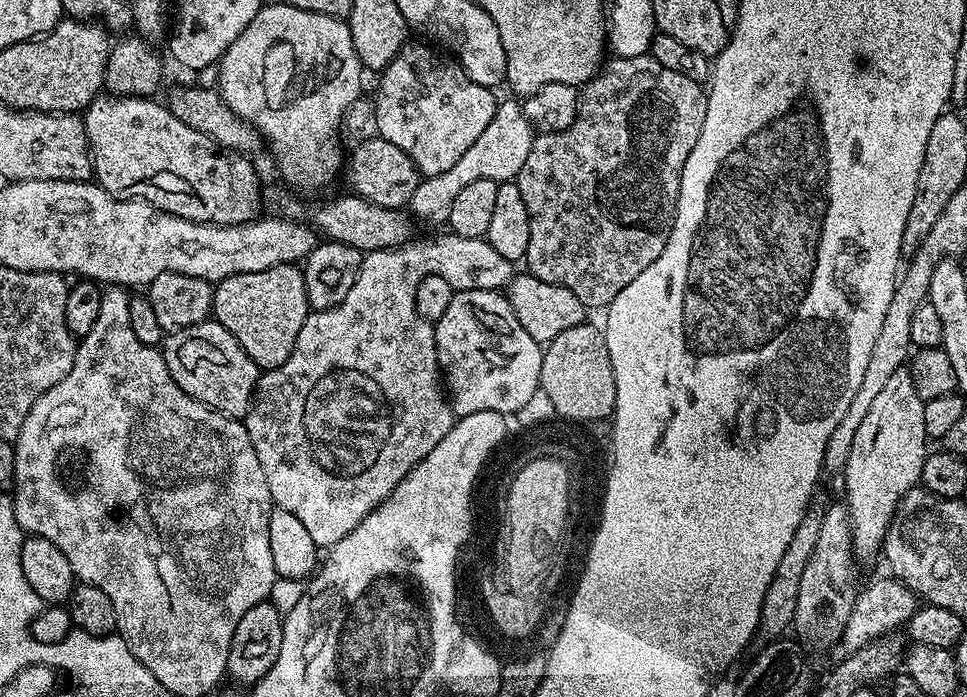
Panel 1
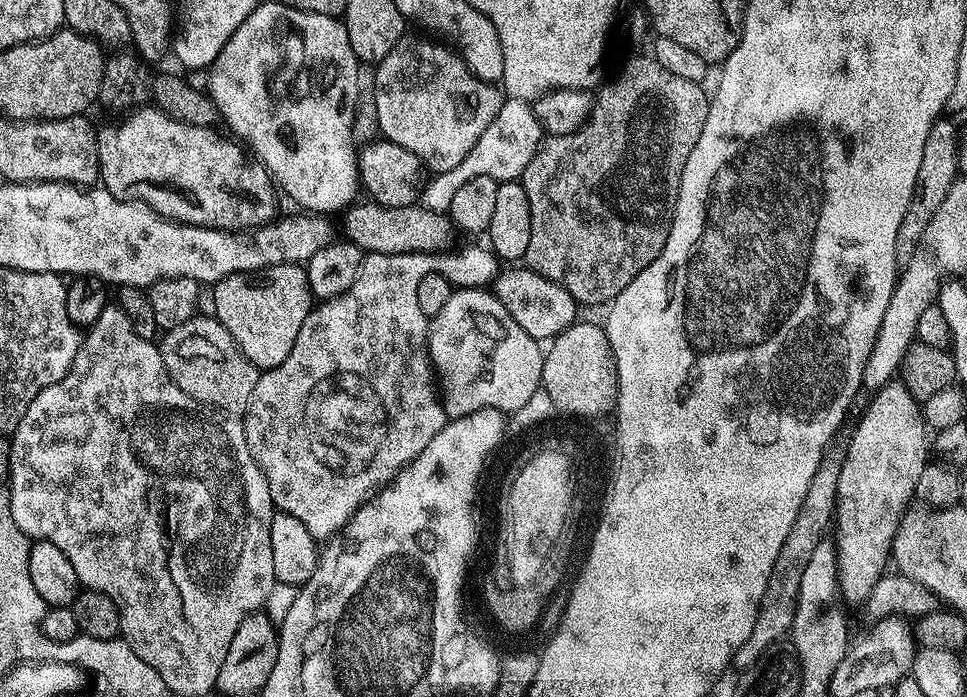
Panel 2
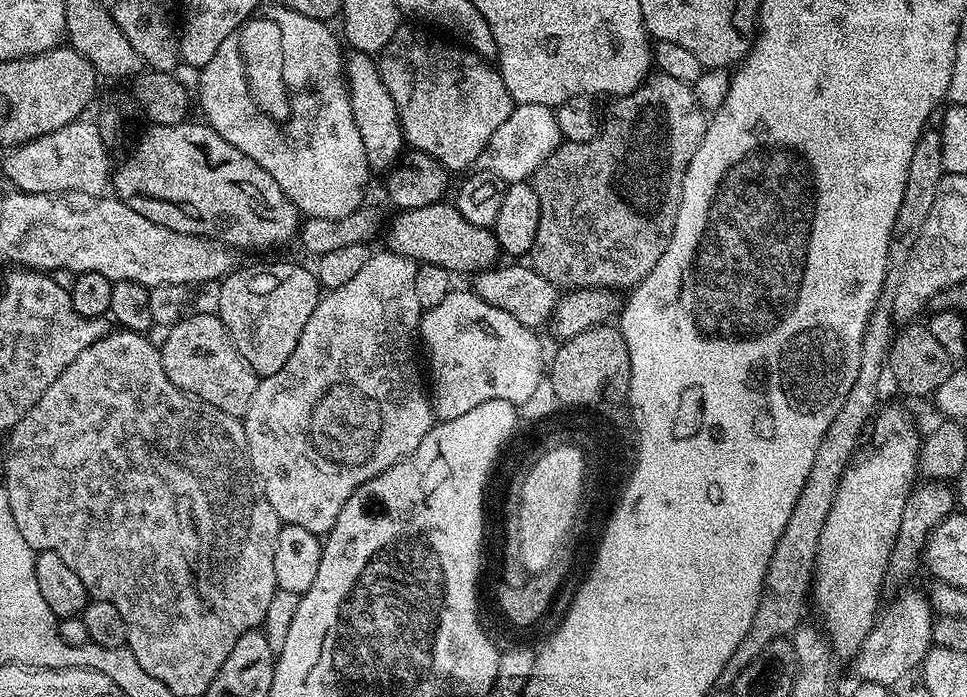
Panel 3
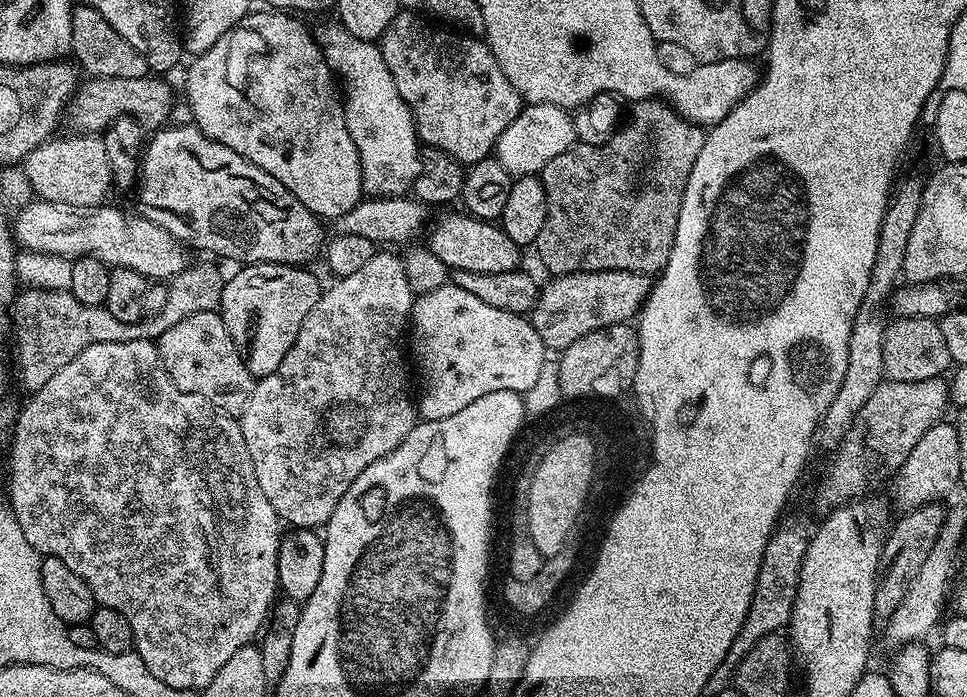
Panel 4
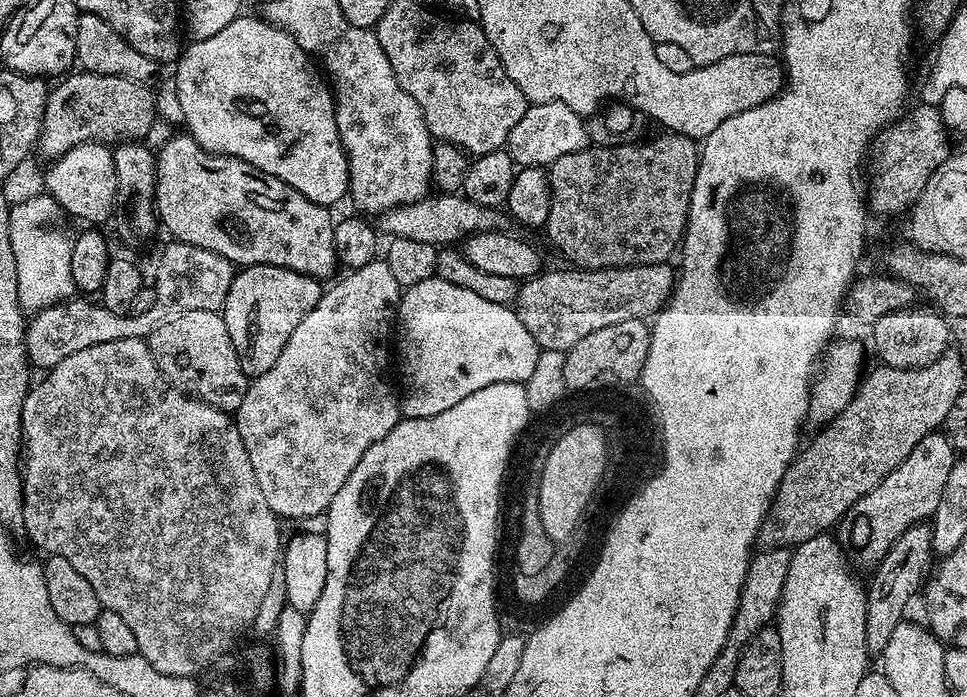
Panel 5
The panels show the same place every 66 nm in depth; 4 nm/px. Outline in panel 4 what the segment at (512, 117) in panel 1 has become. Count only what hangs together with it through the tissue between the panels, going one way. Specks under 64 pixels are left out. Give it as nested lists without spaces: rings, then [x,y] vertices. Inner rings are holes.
[[[552,103],[528,104],[499,136],[494,156],[513,177],[537,175],[547,162],[572,148],[576,141],[572,116],[565,109]]]

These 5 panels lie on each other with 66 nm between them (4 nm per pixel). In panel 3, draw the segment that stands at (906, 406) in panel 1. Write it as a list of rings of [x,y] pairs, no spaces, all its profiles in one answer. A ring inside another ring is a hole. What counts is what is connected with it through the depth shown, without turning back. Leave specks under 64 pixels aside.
[[[888,404],[883,408],[884,405],[875,413],[870,424],[872,448],[865,447],[864,456],[863,452],[857,455],[844,471],[838,494],[834,498],[834,506],[830,506],[830,514],[826,514],[826,526],[822,526],[822,538],[816,555],[816,570],[810,596],[814,604],[816,600],[816,608],[824,619],[823,631],[837,657],[854,657],[877,622],[882,608],[880,591],[886,588],[888,563],[894,550],[894,542],[898,538],[898,526],[902,526],[906,502],[918,483],[921,433],[916,433],[912,416],[902,405]]]

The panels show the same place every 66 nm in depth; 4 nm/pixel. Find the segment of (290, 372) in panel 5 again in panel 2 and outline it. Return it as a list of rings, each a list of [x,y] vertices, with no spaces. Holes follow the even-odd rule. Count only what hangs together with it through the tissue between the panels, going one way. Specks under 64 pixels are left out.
[[[472,244],[469,248],[462,248],[458,252],[452,250],[447,254],[433,254],[431,252],[367,253],[358,270],[358,278],[354,278],[354,286],[350,286],[350,290],[317,303],[313,307],[306,322],[302,322],[302,330],[298,330],[298,339],[294,342],[294,350],[290,350],[290,354],[286,354],[286,362],[282,362],[282,366],[269,368],[257,375],[254,394],[250,394],[250,402],[242,414],[246,446],[250,446],[250,454],[254,458],[254,462],[258,462],[258,466],[264,471],[266,486],[270,486],[273,509],[276,512],[285,512],[298,518],[298,522],[302,522],[306,526],[306,530],[310,530],[310,534],[317,542],[327,541],[337,535],[348,525],[349,518],[368,499],[370,493],[382,488],[389,480],[393,480],[405,464],[411,464],[415,456],[422,454],[422,450],[426,450],[426,446],[430,446],[430,438],[434,438],[434,434],[438,434],[438,430],[444,428],[446,423],[444,405],[440,402],[438,384],[434,379],[434,369],[431,360],[428,359],[428,325],[430,320],[429,317],[422,314],[422,310],[418,306],[418,282],[422,282],[422,278],[426,278],[426,274],[437,272],[445,276],[457,289],[491,285],[499,275],[502,264],[491,247],[481,244]]]

